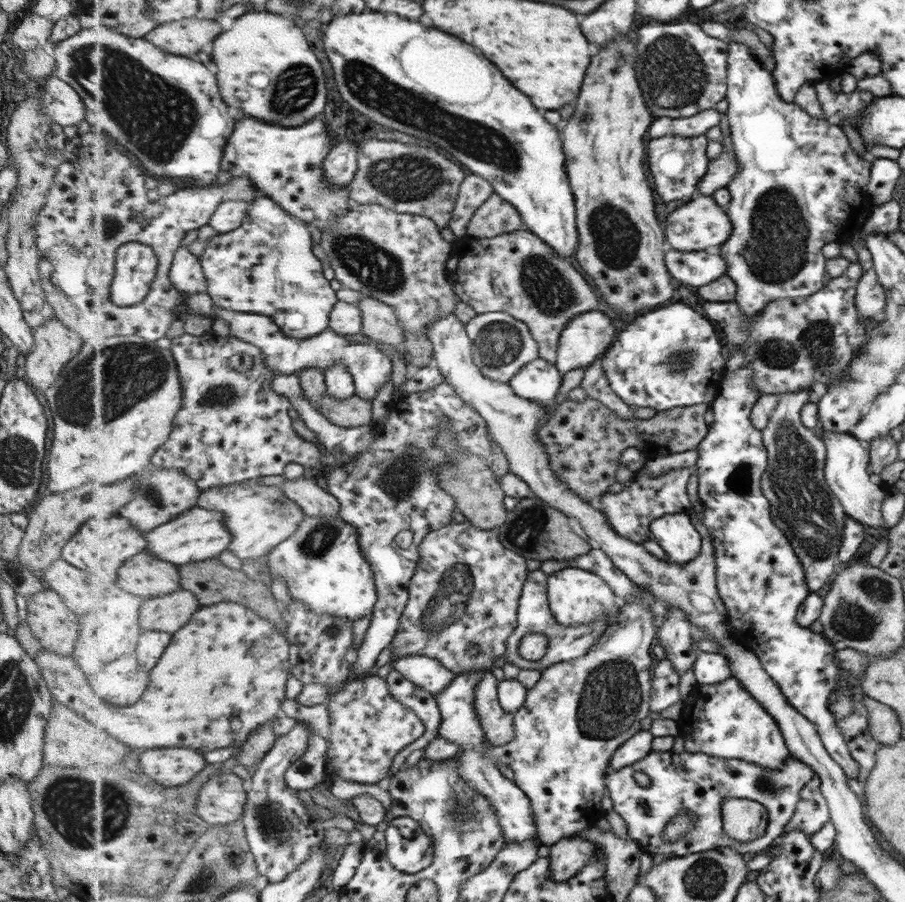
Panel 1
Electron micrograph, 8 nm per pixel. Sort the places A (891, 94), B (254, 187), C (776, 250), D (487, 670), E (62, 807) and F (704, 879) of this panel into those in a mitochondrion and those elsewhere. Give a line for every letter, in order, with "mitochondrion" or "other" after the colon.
A: other
B: other
C: mitochondrion
D: other
E: mitochondrion
F: mitochondrion

